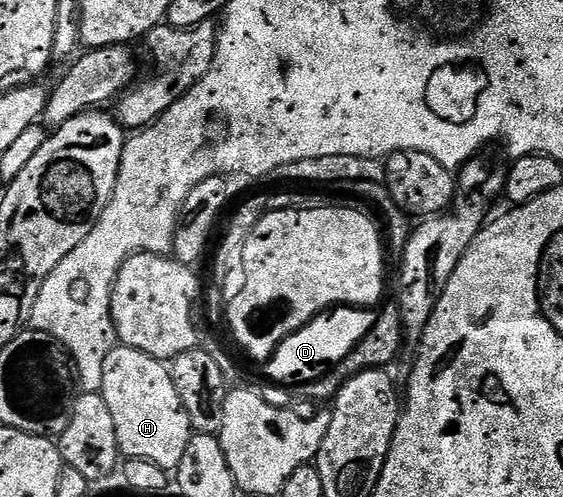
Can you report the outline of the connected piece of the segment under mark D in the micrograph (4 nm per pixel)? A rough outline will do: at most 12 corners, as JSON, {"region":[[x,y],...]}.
{"region":[[330,302],[263,363],[294,387],[319,380],[365,338],[378,310]]}

